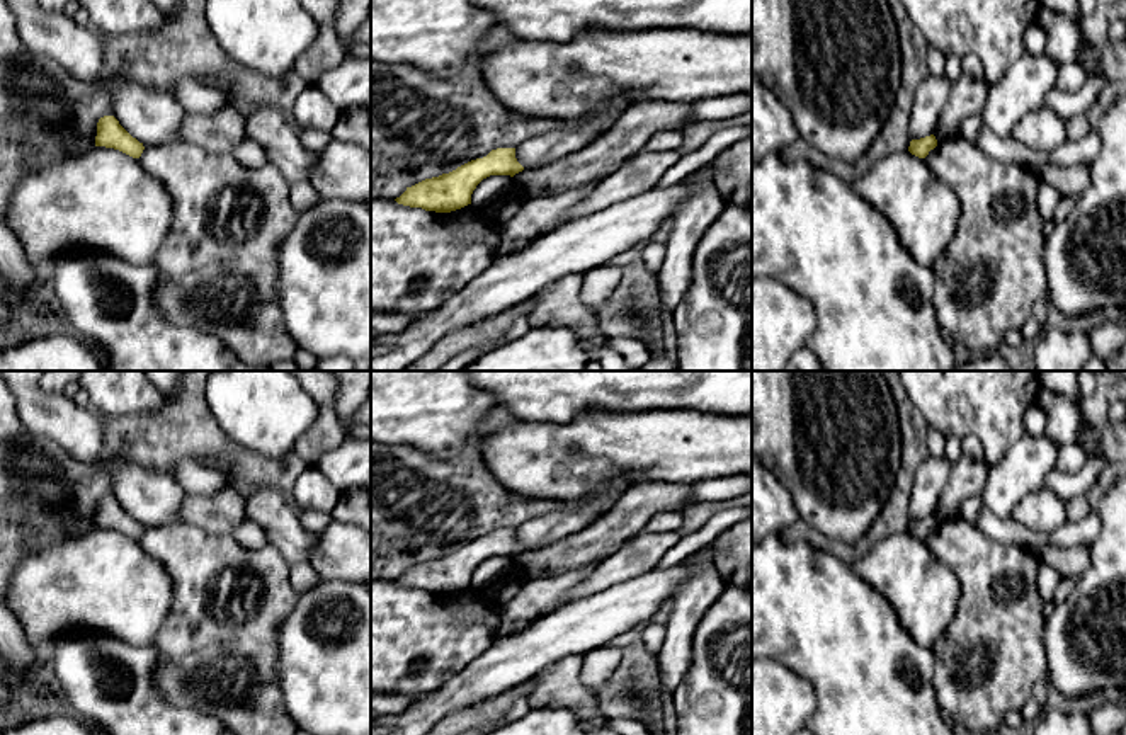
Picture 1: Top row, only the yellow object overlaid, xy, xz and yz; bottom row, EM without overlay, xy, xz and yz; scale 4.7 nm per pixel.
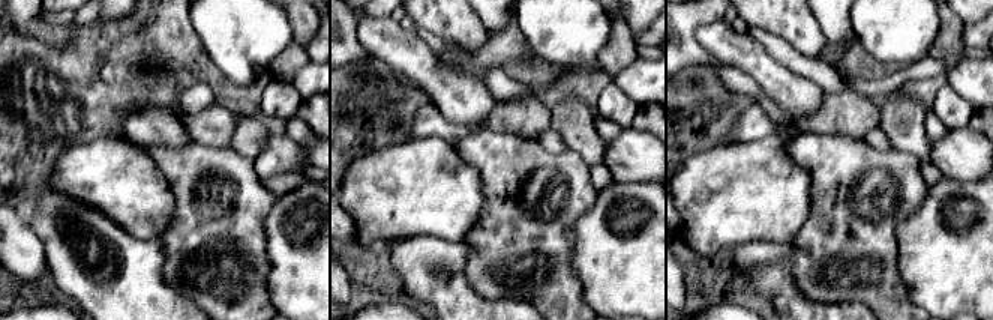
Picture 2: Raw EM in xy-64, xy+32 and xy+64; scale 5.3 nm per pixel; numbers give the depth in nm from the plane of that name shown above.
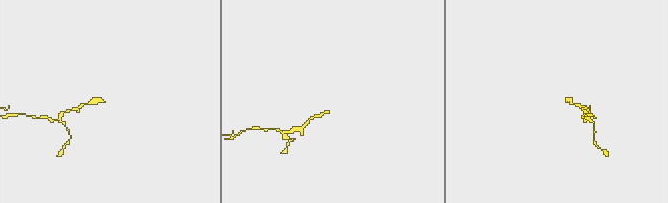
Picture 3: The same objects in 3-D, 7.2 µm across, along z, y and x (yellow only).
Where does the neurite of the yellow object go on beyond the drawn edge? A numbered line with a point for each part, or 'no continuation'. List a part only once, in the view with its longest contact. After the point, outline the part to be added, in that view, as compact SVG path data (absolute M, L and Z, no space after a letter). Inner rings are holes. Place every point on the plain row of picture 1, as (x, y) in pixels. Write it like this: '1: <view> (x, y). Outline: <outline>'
1: xy (153, 499). Outline: M124 461L112 470L112 488L112 497L145 529L180 522L187 493L173 476Z

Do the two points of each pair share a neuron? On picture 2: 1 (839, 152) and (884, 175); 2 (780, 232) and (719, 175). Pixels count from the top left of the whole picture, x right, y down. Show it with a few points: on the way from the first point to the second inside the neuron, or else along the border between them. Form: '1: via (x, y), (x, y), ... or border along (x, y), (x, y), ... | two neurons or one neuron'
1: via (849, 163), (861, 175), (873, 175) | one neuron
2: via (765, 217), (741, 193), (734, 190) | one neuron

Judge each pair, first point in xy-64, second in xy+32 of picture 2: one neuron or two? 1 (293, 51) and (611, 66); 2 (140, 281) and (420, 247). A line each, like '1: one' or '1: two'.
1: one
2: one

